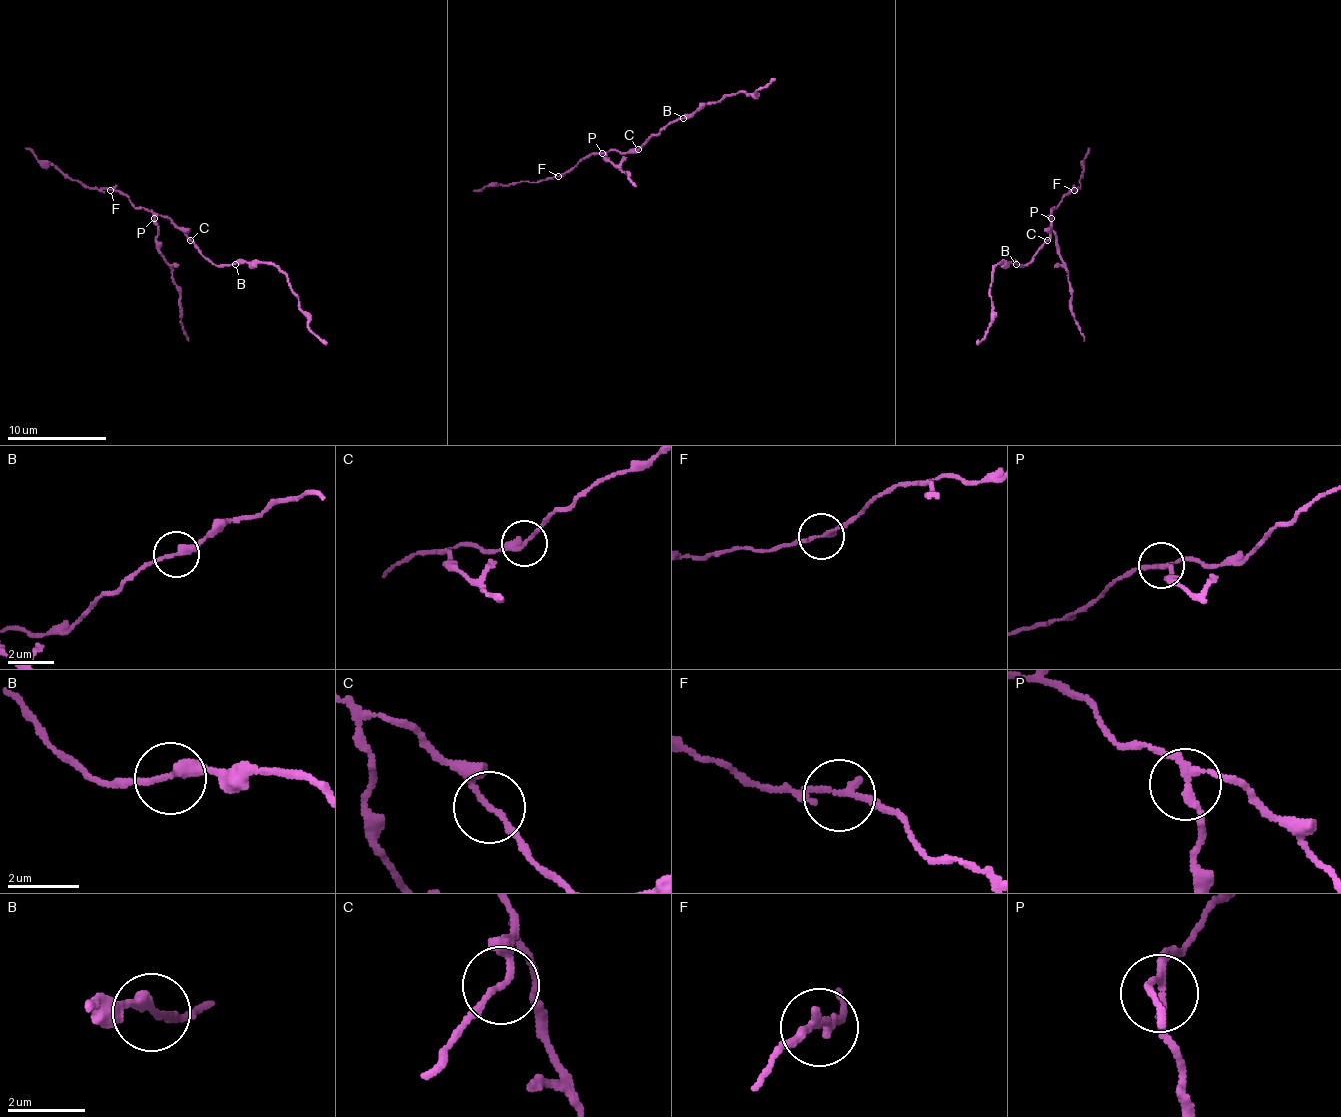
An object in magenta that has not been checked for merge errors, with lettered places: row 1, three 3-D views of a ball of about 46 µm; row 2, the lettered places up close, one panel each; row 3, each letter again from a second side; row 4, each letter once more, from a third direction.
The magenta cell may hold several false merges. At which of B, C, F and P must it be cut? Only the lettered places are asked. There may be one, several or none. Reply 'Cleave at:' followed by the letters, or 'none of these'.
Cleave at: P

